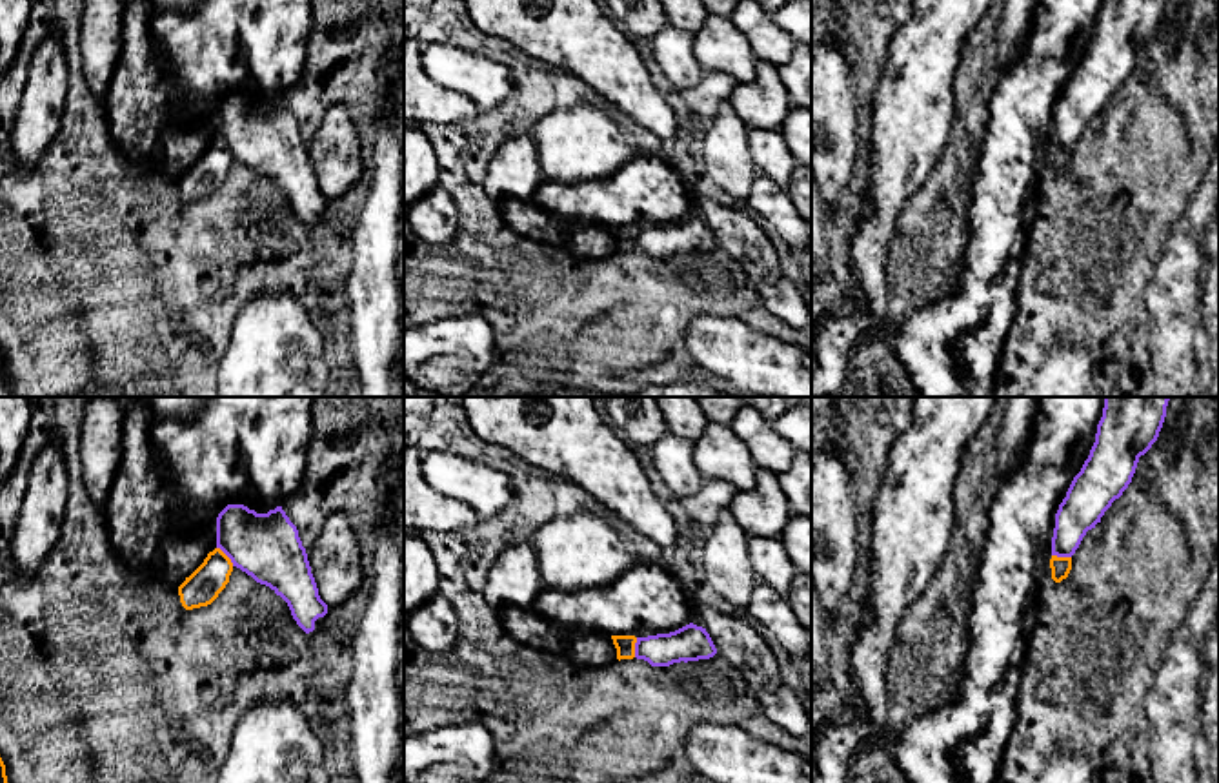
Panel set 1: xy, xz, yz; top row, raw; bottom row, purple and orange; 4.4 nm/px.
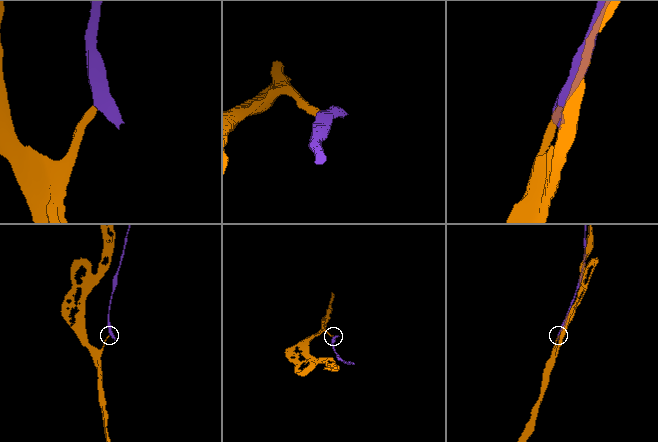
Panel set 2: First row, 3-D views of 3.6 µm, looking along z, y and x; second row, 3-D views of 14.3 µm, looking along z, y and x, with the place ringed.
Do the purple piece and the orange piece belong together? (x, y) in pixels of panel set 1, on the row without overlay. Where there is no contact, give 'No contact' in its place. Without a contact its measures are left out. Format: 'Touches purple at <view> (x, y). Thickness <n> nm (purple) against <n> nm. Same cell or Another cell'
Touches purple at xy (226, 146). Thickness 300 nm (purple) against 160 nm. Another cell

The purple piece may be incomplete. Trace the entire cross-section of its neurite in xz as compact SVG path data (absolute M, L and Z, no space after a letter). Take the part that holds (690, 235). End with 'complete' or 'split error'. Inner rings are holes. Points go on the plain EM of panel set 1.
M693 215L670 226L637 229L635 235L635 249L648 253L651 259L710 251L715 246L717 240L706 220Z; complete

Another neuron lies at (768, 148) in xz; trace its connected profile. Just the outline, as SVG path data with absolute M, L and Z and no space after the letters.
M750 129L748 144L757 171L786 189L797 160L782 133L777 129Z

